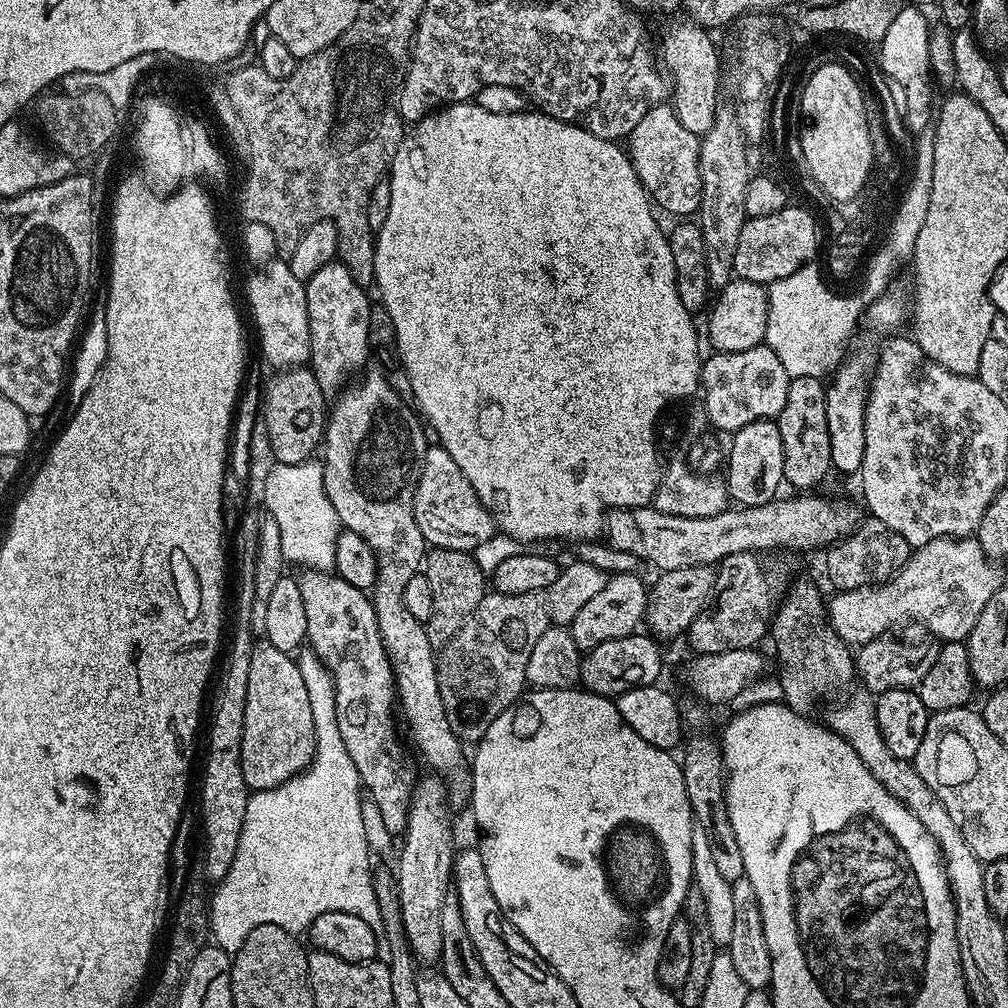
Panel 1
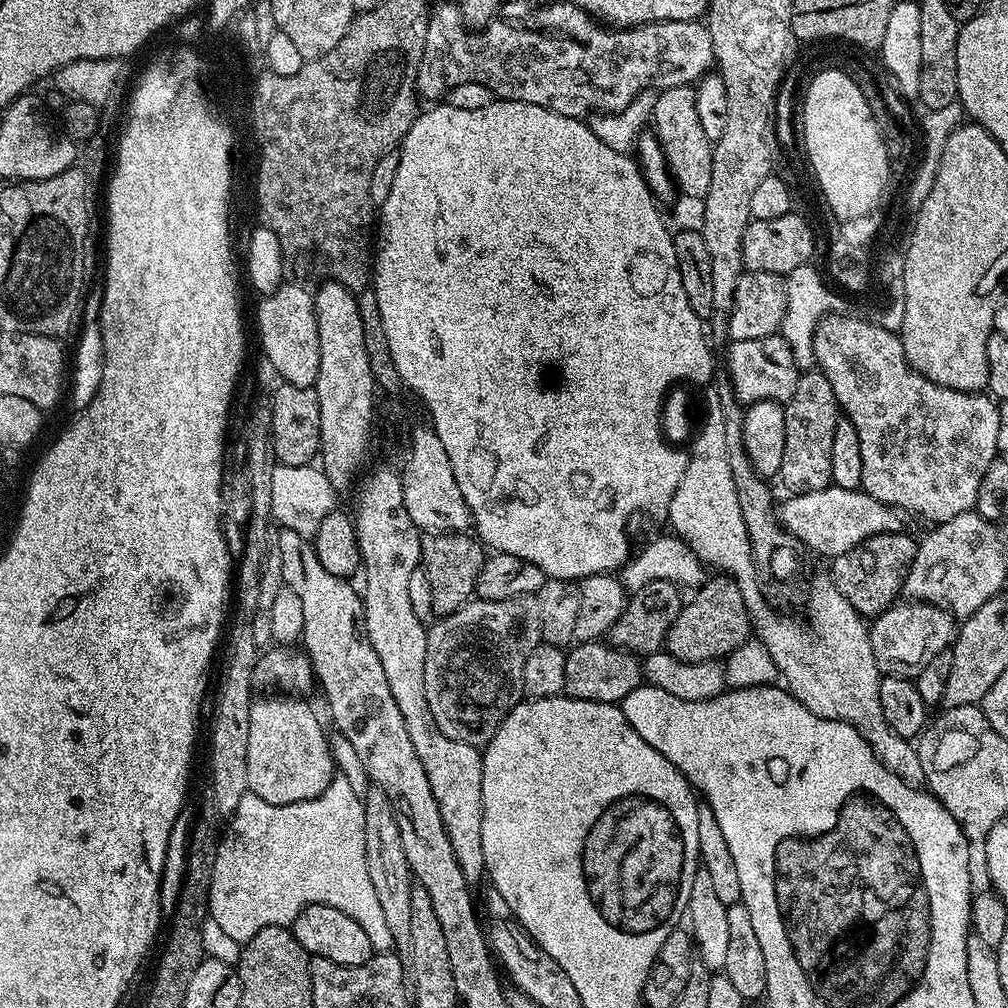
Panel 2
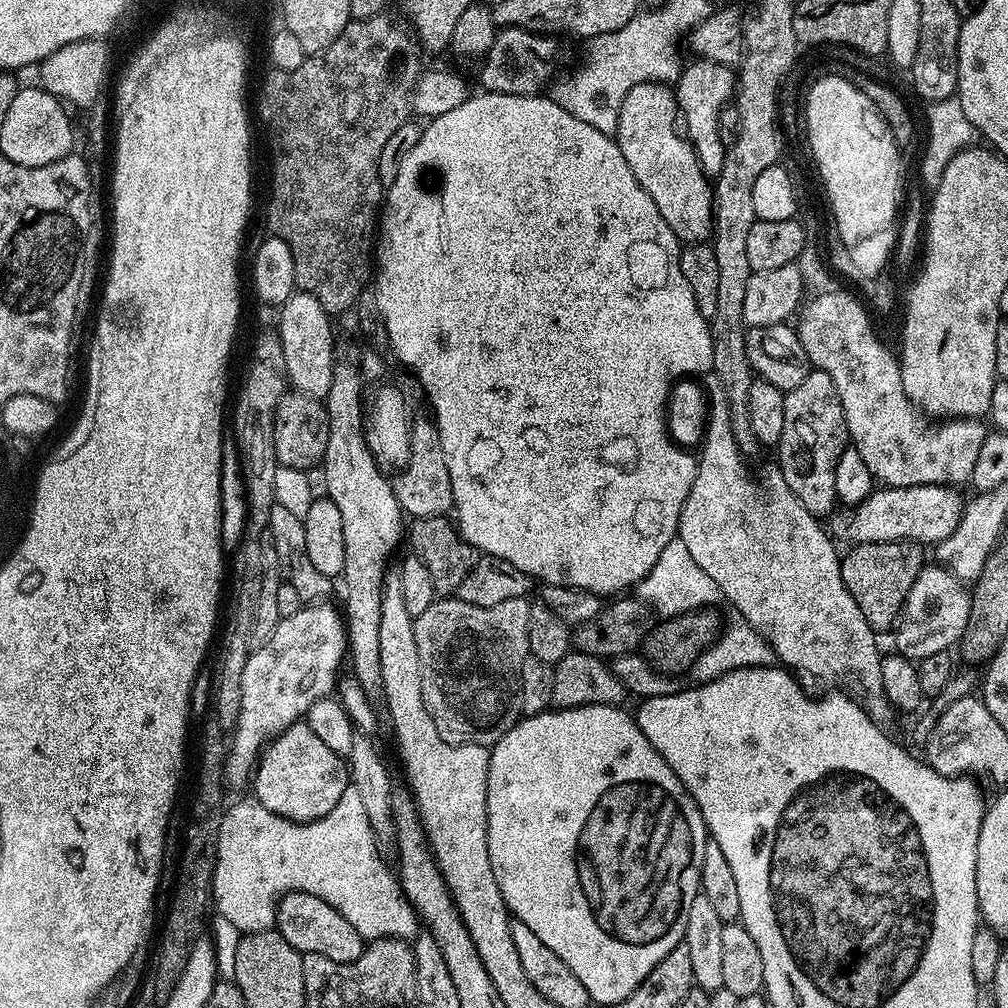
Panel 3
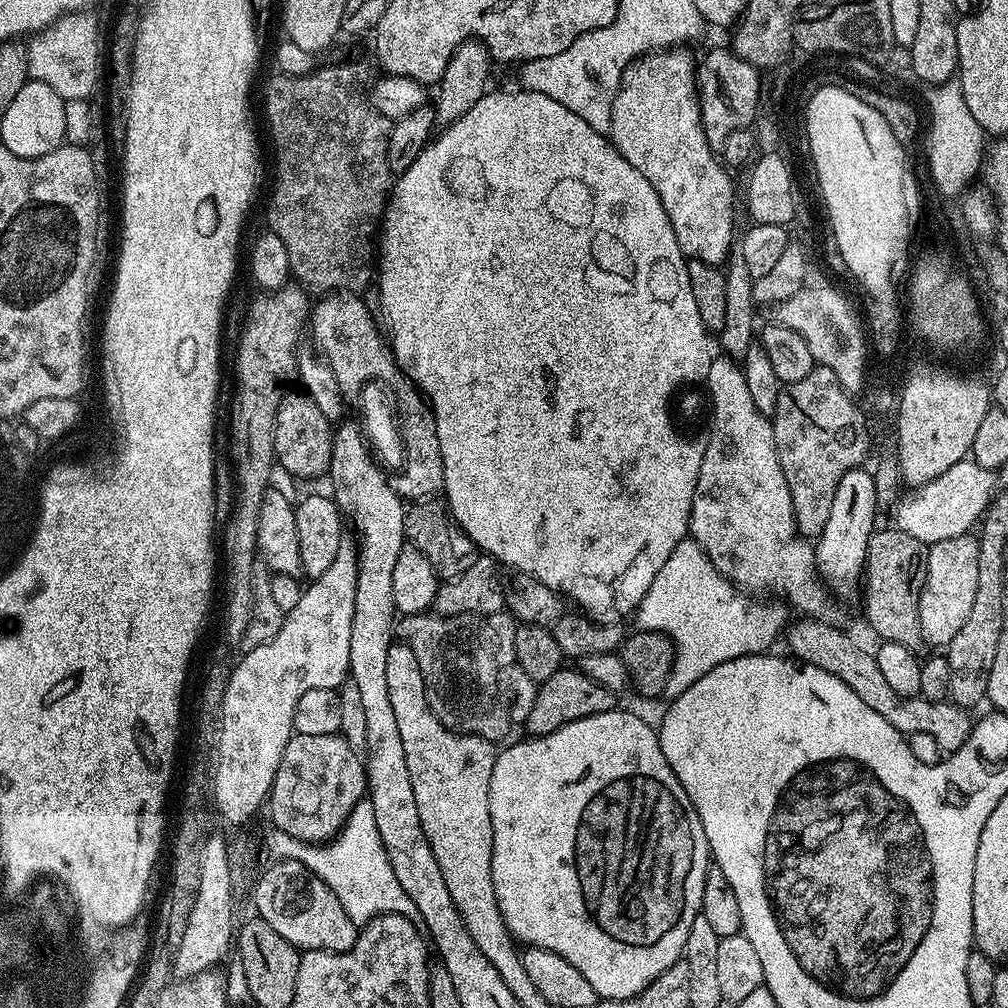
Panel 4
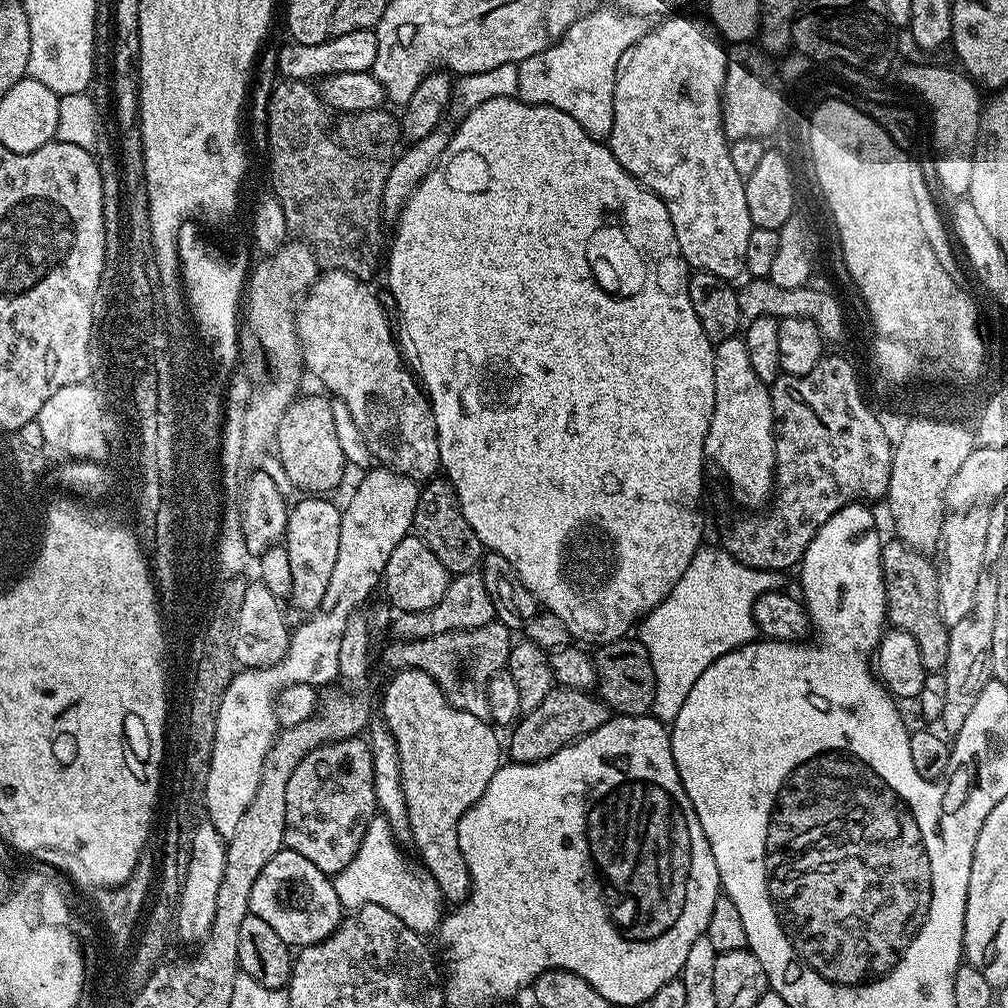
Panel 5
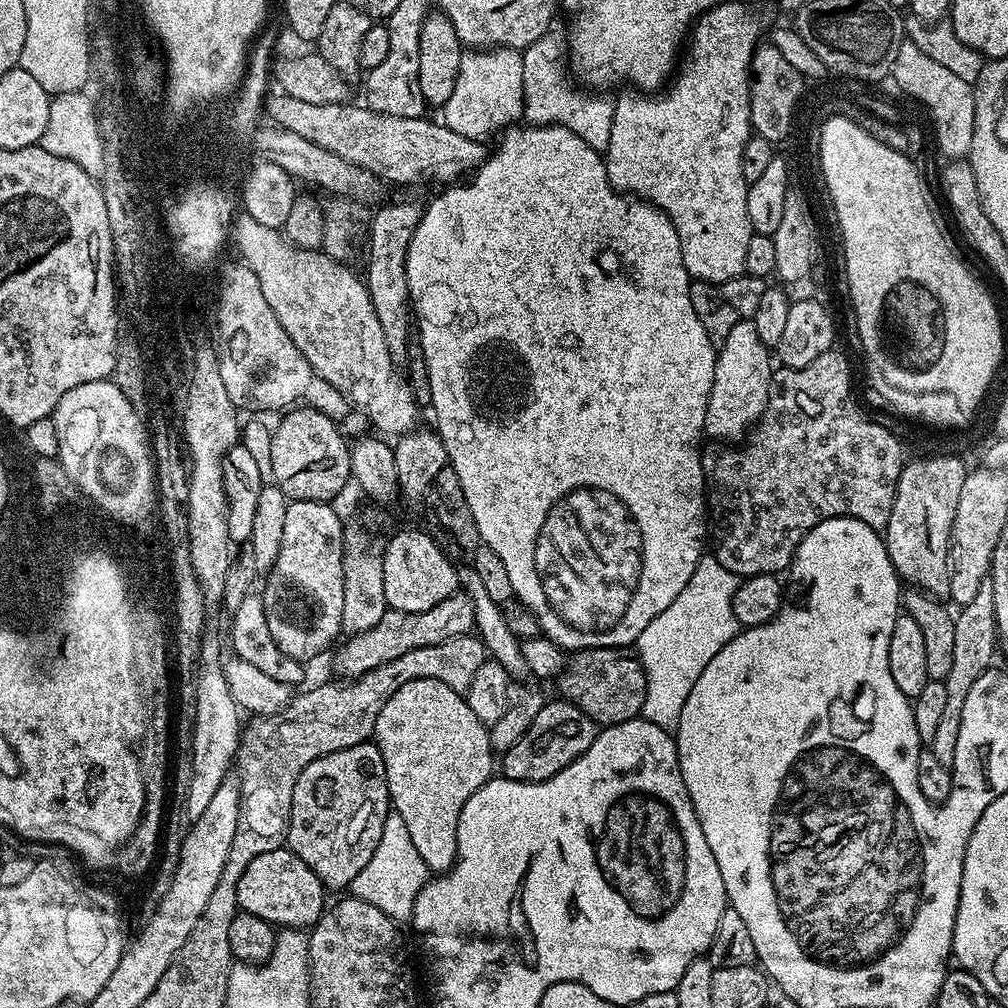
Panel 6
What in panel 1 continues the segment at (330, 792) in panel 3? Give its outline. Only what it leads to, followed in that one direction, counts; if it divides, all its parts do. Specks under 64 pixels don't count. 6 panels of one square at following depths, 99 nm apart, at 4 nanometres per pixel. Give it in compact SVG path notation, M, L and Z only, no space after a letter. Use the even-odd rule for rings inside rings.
M260 642L250 654L250 678L246 681L246 716L242 722L242 778L246 778L249 789L261 792L274 786L282 786L290 778L303 772L314 758L314 714L310 714L310 697L306 695L306 682L302 682L302 670L298 670L295 659L289 653L278 650L278 646Z

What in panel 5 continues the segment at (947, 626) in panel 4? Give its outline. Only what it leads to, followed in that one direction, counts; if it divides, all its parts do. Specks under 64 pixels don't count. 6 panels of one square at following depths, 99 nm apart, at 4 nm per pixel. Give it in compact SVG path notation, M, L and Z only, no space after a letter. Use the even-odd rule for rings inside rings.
M977 506L963 514L949 515L940 528L938 556L944 559L944 568L942 564L938 586L938 610L945 624L949 626L962 622L962 618L970 614L970 606L974 606L978 578L985 575L988 511L987 507Z

